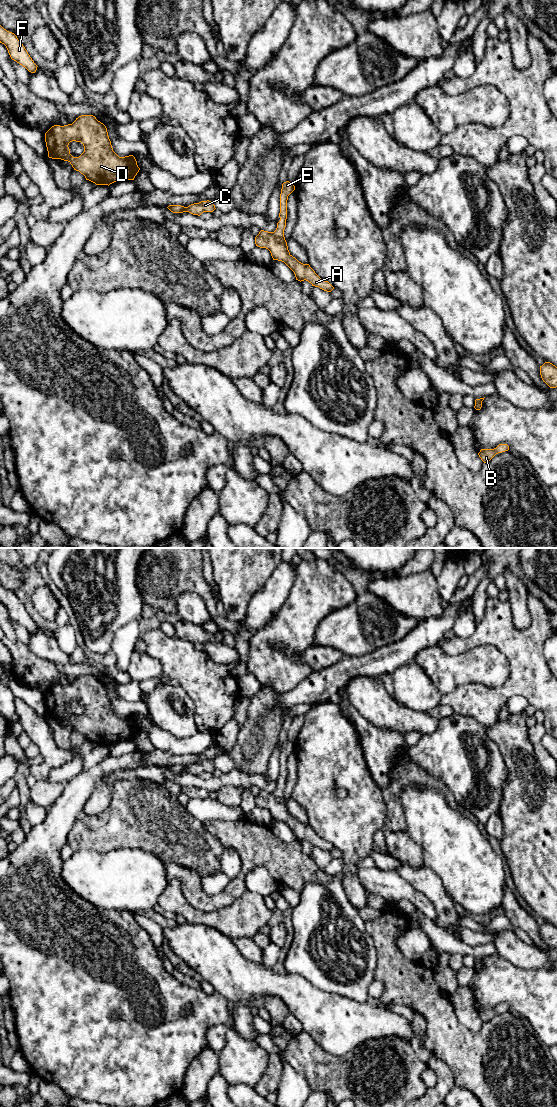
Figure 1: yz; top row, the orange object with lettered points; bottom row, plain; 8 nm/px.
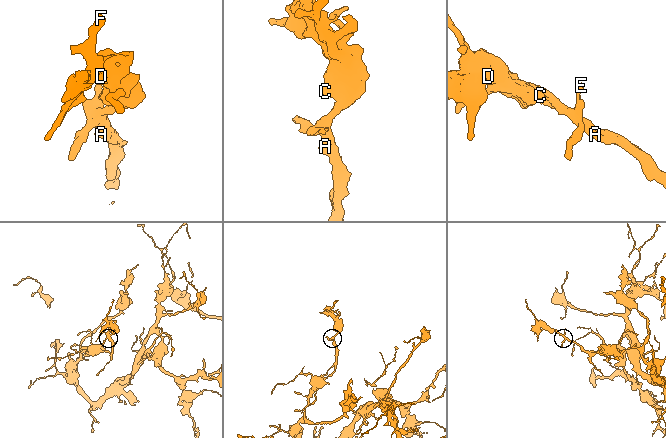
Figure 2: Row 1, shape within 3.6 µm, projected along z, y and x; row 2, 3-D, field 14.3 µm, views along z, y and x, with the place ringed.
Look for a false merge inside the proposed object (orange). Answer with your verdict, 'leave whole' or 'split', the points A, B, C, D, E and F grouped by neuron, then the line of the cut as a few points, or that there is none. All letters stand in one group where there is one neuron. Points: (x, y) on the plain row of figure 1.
leave whole; groups A B C D E F; cut none

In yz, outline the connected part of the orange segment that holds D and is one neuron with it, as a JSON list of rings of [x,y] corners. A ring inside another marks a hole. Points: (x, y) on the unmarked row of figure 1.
[[[81,675],[72,684],[54,685],[45,693],[48,717],[68,721],[74,730],[83,734],[86,740],[96,745],[110,745],[114,742],[134,740],[140,728],[133,715],[119,717],[112,708],[106,686],[93,675]],[[72,701],[81,702],[84,712],[79,717],[73,717],[68,707]]]

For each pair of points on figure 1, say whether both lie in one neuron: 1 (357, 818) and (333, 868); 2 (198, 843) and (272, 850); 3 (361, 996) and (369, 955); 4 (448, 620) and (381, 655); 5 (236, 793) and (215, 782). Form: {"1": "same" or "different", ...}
{"1": "different", "2": "different", "3": "same", "4": "same", "5": "different"}

